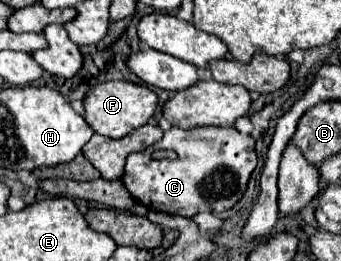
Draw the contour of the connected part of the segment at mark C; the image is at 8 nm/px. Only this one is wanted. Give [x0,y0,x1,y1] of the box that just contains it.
[121,127,257,217]

